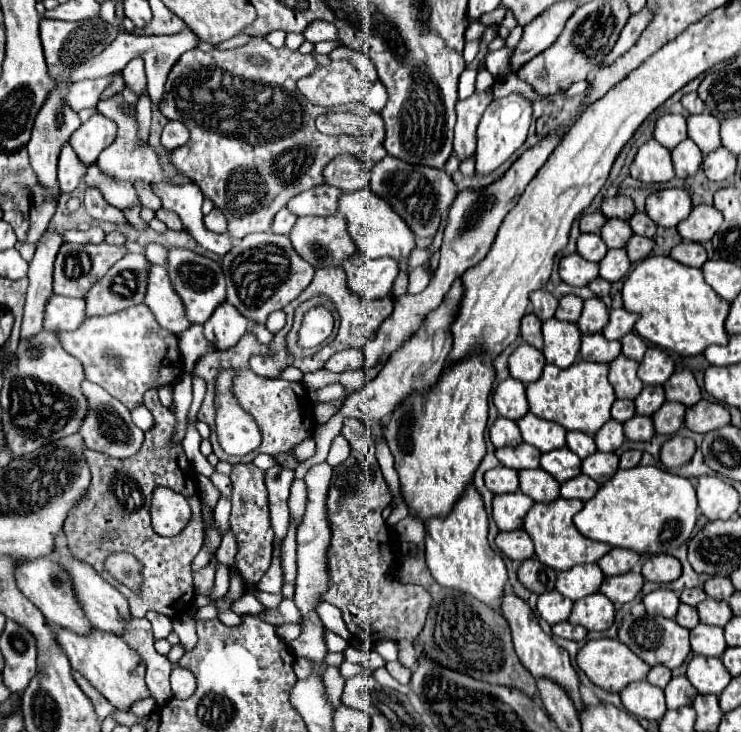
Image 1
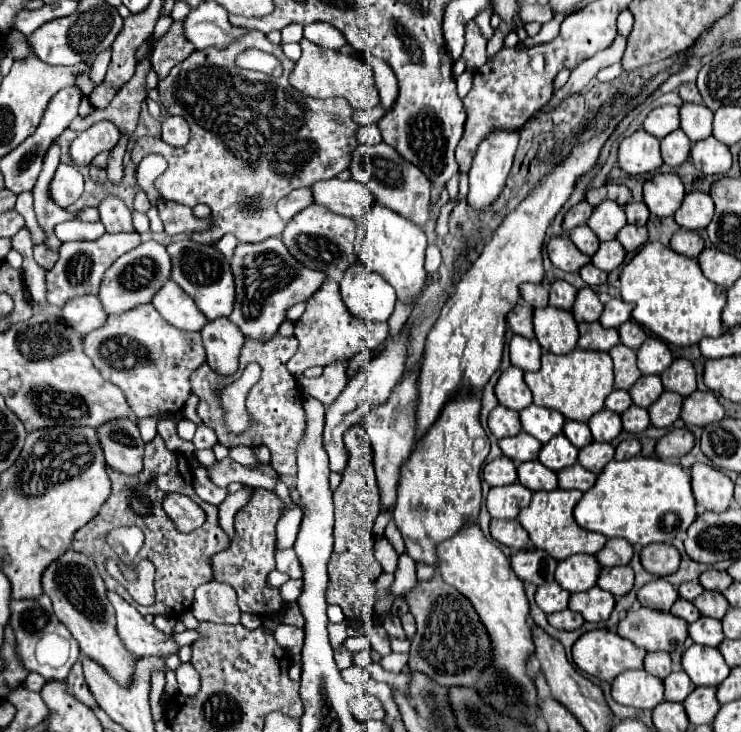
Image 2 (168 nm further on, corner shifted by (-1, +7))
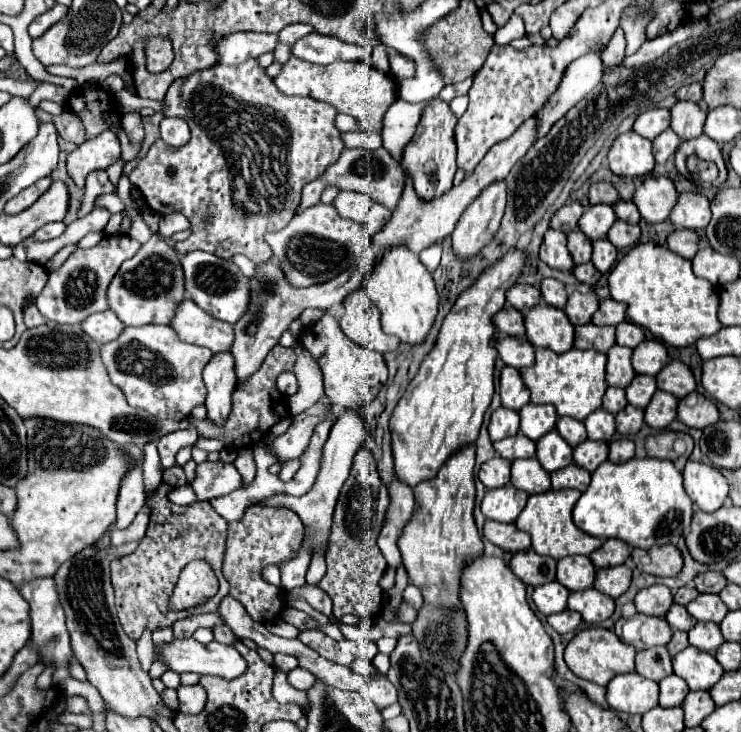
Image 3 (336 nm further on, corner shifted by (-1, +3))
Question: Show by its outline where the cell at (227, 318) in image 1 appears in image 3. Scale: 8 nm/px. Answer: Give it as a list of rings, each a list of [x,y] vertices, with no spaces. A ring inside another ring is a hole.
[[[214,355],[212,357],[212,361],[204,369],[204,385],[208,389],[206,403],[204,403],[206,405],[206,417],[220,427],[228,419],[228,413],[230,413],[230,397],[232,397],[232,391],[236,387],[236,375],[232,371],[232,355]]]

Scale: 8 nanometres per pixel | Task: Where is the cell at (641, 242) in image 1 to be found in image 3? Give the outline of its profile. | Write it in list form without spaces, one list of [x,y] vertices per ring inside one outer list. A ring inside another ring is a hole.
[[[616,221],[616,223],[610,227],[606,239],[608,239],[612,245],[616,245],[618,249],[632,247],[632,245],[636,245],[638,239],[640,239],[640,227],[638,227],[638,225],[624,223],[624,221]]]

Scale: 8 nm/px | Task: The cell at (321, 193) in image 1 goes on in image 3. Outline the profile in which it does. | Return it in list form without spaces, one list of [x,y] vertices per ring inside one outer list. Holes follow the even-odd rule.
[[[352,191],[338,193],[334,199],[334,207],[342,217],[362,223],[370,235],[380,231],[380,227],[388,221],[390,215],[390,211],[384,205],[376,203],[364,193],[352,193]]]

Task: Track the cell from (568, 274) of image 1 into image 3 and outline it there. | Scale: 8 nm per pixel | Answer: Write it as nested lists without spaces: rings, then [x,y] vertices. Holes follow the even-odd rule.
[[[548,229],[540,247],[540,259],[550,265],[552,269],[562,269],[562,271],[570,271],[574,269],[572,259],[568,255],[566,249],[566,235],[558,229]]]

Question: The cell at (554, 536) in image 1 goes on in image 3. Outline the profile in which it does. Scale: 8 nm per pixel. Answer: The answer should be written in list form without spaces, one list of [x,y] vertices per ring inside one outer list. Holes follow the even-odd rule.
[[[560,489],[560,491],[546,491],[540,495],[530,495],[526,507],[522,509],[520,517],[516,519],[516,527],[530,533],[532,537],[532,549],[538,555],[548,555],[554,559],[562,559],[564,555],[590,555],[592,551],[596,551],[602,541],[598,537],[592,537],[584,531],[580,531],[574,521],[572,521],[572,509],[576,505],[576,501],[580,499],[580,491],[576,489]]]

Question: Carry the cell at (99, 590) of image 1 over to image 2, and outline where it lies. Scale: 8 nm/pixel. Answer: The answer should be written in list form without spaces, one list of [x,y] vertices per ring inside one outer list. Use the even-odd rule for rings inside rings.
[[[108,591],[108,601],[114,607],[116,613],[116,631],[124,643],[124,647],[138,655],[170,655],[176,653],[180,647],[174,643],[172,635],[166,637],[154,629],[154,625],[148,625],[144,615],[140,615],[128,601],[124,601],[120,595]]]

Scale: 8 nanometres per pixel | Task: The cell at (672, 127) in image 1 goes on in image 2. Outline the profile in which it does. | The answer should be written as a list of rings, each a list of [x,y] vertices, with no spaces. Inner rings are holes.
[[[662,105],[650,111],[650,115],[644,119],[644,129],[658,139],[666,137],[670,131],[676,131],[678,127],[680,127],[680,111],[674,105]]]

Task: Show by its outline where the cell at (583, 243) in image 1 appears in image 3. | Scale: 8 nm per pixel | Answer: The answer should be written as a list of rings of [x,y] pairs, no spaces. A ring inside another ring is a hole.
[[[572,231],[568,233],[568,251],[576,265],[588,263],[592,257],[592,241],[582,231]]]

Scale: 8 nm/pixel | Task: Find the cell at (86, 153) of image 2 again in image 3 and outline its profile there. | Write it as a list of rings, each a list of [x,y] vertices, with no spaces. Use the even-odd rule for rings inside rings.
[[[102,131],[94,139],[84,141],[80,147],[68,153],[66,169],[76,187],[84,187],[88,173],[98,169],[108,169],[118,159],[120,159],[120,143],[116,133]]]

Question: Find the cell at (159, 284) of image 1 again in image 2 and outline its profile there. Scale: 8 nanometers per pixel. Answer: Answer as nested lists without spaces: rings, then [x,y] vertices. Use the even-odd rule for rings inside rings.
[[[168,279],[164,287],[156,291],[156,295],[152,297],[152,305],[168,323],[184,331],[200,331],[208,321],[204,319],[200,309],[196,309],[192,297],[184,293],[184,289],[178,287],[172,279]]]

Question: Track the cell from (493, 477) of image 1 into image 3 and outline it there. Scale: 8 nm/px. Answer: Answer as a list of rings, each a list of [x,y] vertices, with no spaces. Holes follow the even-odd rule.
[[[496,455],[480,467],[478,477],[484,483],[484,487],[488,487],[488,489],[504,487],[510,483],[510,461]]]

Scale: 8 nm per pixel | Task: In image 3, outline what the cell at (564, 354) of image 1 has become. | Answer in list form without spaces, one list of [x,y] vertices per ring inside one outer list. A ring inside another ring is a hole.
[[[536,305],[524,313],[526,339],[534,347],[546,347],[554,353],[566,353],[574,345],[574,327],[562,309]]]

